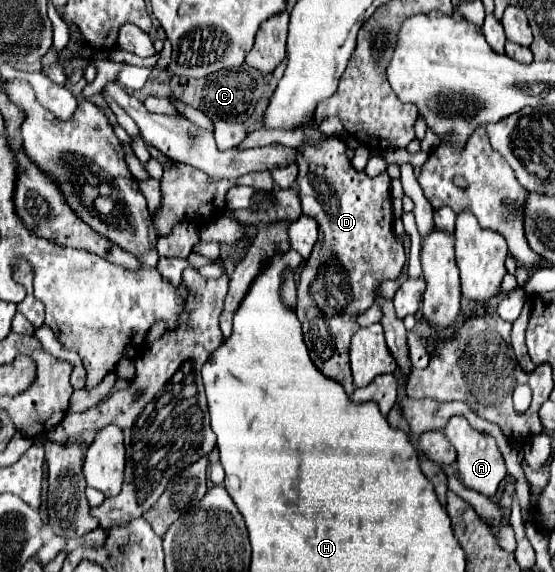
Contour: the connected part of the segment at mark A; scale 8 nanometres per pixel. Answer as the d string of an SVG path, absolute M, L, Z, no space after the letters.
M451 417L447 427L443 429L445 437L451 441L451 445L457 449L457 471L461 475L461 481L465 487L475 489L487 497L495 495L499 483L503 481L503 477L507 475L505 471L505 461L493 441L493 437L475 431L465 417Z

